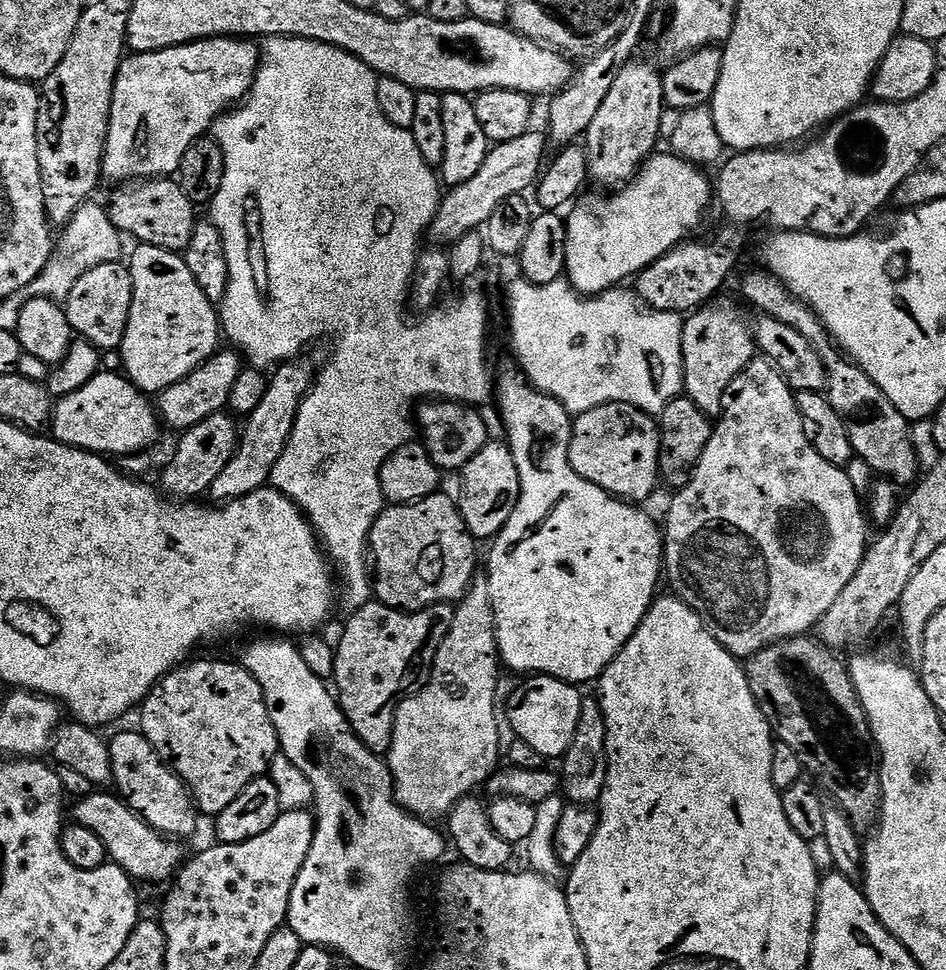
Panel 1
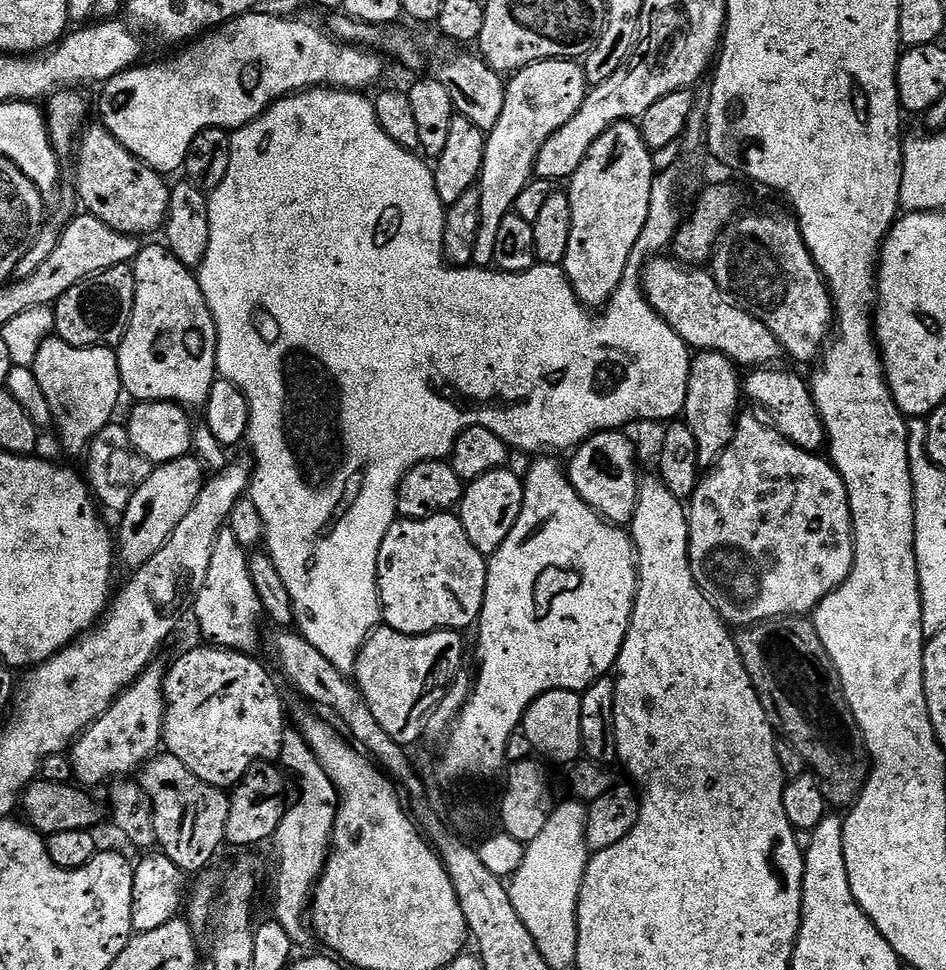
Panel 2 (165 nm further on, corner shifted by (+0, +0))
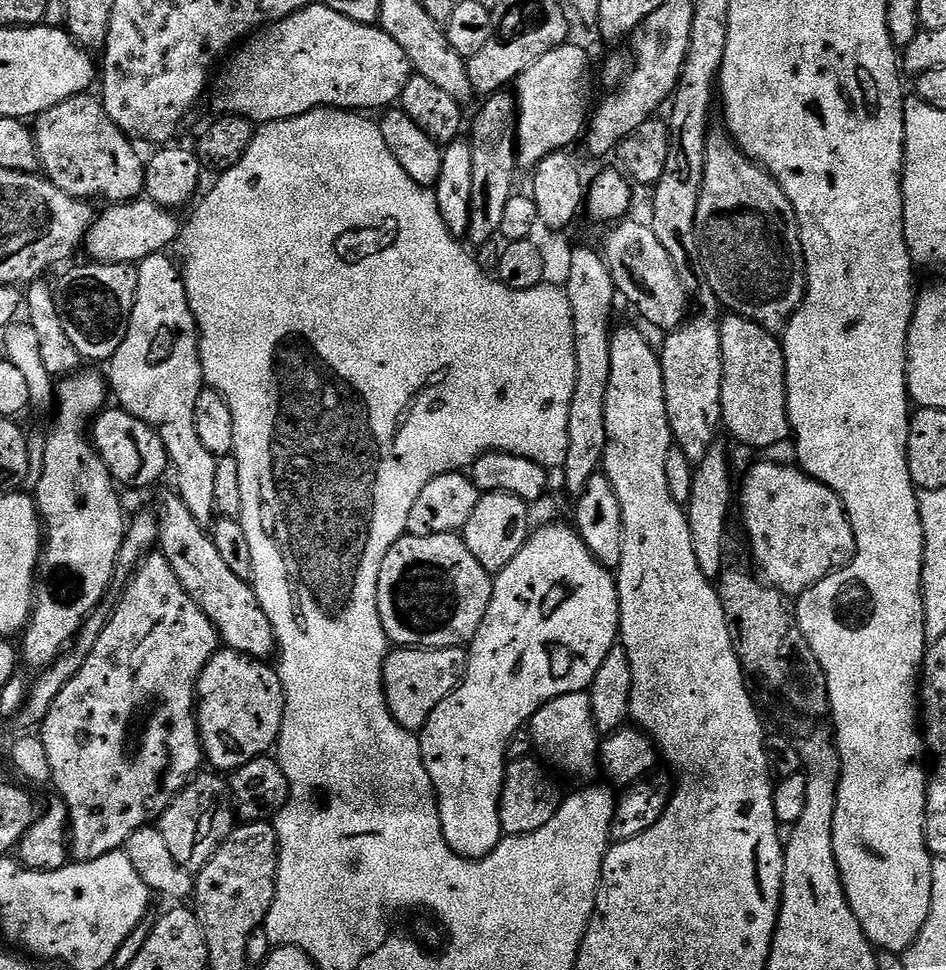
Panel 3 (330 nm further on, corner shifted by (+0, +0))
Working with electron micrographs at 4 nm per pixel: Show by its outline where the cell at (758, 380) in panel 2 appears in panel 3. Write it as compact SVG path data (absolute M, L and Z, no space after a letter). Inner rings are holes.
M725 315L720 325L720 353L722 354L722 394L719 415L724 416L724 424L744 444L757 444L764 450L779 440L789 439L788 427L788 387L786 386L786 362L781 341L776 340L763 324L747 320L744 316Z

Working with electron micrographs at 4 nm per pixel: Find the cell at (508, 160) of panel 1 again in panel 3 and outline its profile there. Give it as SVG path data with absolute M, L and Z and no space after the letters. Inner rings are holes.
M657 10L644 21L642 30L637 31L634 36L636 40L636 65L631 65L626 79L619 85L620 93L612 96L596 112L596 117L591 117L586 128L586 139L588 138L588 152L592 156L604 156L607 152L615 153L620 145L639 130L647 120L653 119L660 107L669 103L670 97L675 93L680 83L680 76L684 73L684 63L688 57L688 43L690 42L690 30L692 29L691 15L667 16L667 11Z

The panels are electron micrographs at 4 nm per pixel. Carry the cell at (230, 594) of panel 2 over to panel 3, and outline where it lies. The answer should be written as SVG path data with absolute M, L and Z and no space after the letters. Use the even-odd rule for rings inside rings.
M159 252L153 256L148 256L146 259L141 260L136 268L138 274L138 290L136 291L136 305L132 311L132 317L128 323L128 333L124 339L124 345L115 352L110 361L110 367L112 367L112 380L110 376L110 388L116 396L120 399L119 407L125 412L129 412L131 416L137 416L139 420L145 420L146 423L151 425L160 433L164 445L168 450L168 459L171 467L176 468L176 476L180 479L180 488L178 488L178 494L186 502L186 506L195 514L197 520L201 522L208 522L208 519L212 516L212 511L216 508L216 472L218 473L218 457L214 454L210 454L210 450L206 450L206 446L202 442L200 437L200 429L196 427L196 407L200 401L201 392L205 391L206 385L204 383L204 367L200 363L200 341L198 339L198 329L196 326L196 320L192 316L192 311L188 305L188 295L184 289L184 277L181 269L174 261L168 257L168 254Z

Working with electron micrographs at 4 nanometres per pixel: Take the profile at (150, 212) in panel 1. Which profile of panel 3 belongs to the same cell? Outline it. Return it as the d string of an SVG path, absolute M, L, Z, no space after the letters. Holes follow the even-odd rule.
M92 94L75 96L35 121L34 135L43 175L56 188L77 200L108 200L109 205L141 199L146 192L146 164L136 153L137 145L106 114L103 103Z

